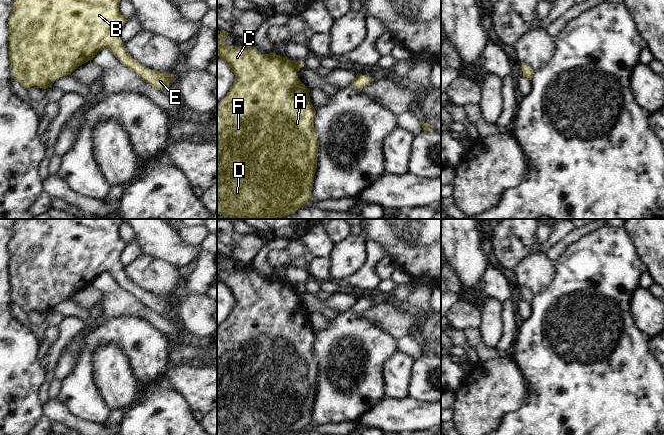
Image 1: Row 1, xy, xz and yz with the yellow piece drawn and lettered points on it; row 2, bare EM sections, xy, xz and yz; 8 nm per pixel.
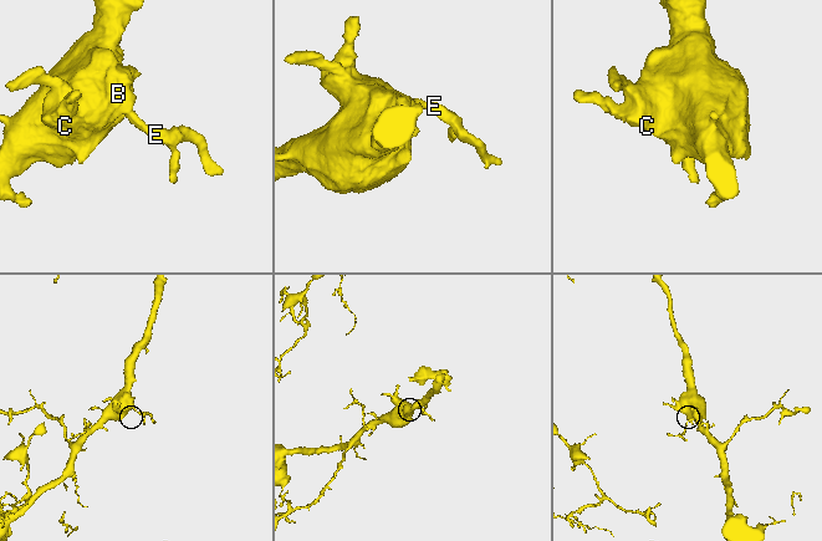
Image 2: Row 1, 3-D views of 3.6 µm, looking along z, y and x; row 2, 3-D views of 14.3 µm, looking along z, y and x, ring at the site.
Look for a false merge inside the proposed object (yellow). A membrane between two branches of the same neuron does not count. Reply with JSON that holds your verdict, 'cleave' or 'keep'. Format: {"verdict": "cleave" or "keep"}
{"verdict": "keep"}

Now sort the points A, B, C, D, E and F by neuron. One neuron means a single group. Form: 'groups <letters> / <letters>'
groups A B C D E F

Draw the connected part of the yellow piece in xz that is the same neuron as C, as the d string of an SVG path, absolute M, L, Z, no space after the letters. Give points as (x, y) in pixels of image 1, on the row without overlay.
M221 254L217 259L217 279L230 291L231 295L235 299L235 306L233 310L231 311L227 319L217 328L217 435L297 435L304 427L313 423L313 404L317 391L317 377L319 372L319 362L314 354L315 332L310 326L310 313L308 313L301 306L296 298L303 291L303 289L299 285L291 284L286 280L282 282L280 279L276 279L272 276L269 278L262 278L251 267L246 270L228 270L222 265L222 263L229 258L230 257L228 257L227 255Z

